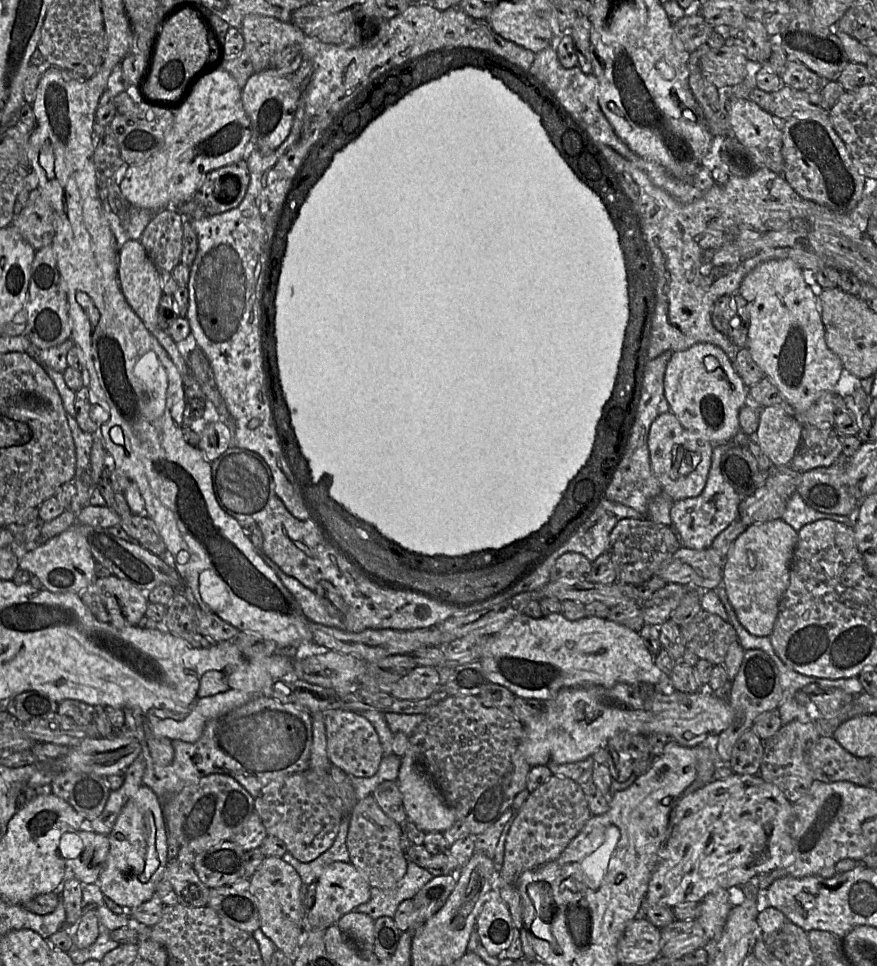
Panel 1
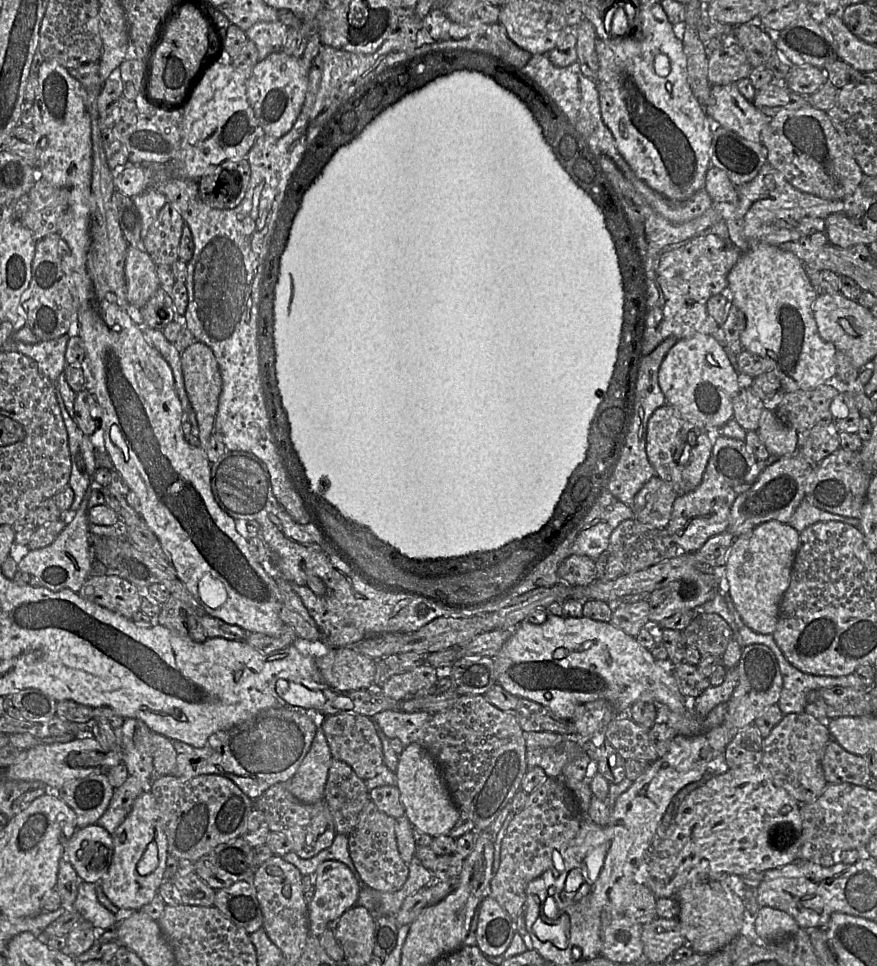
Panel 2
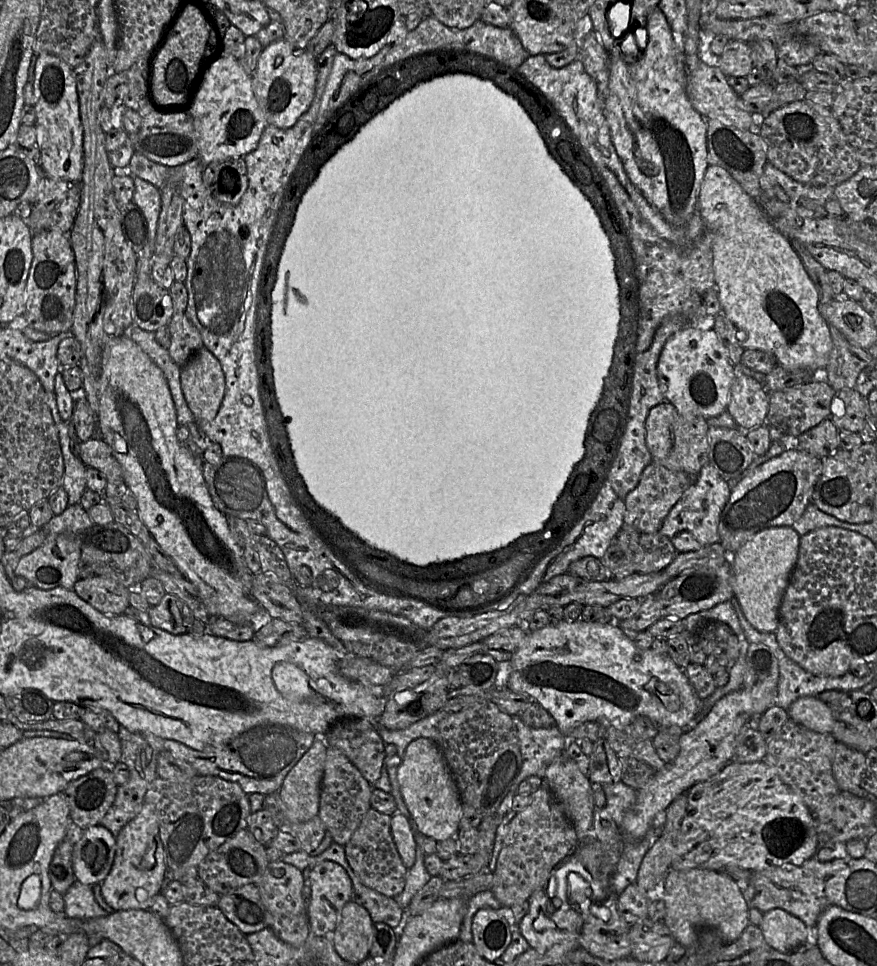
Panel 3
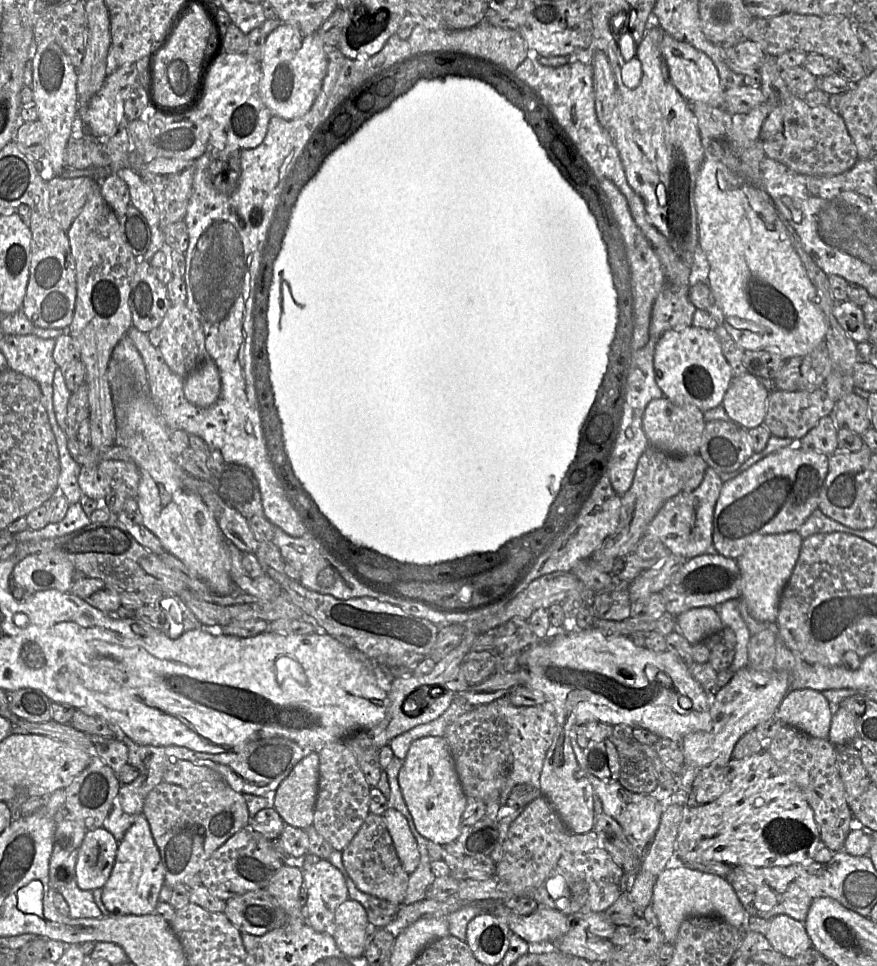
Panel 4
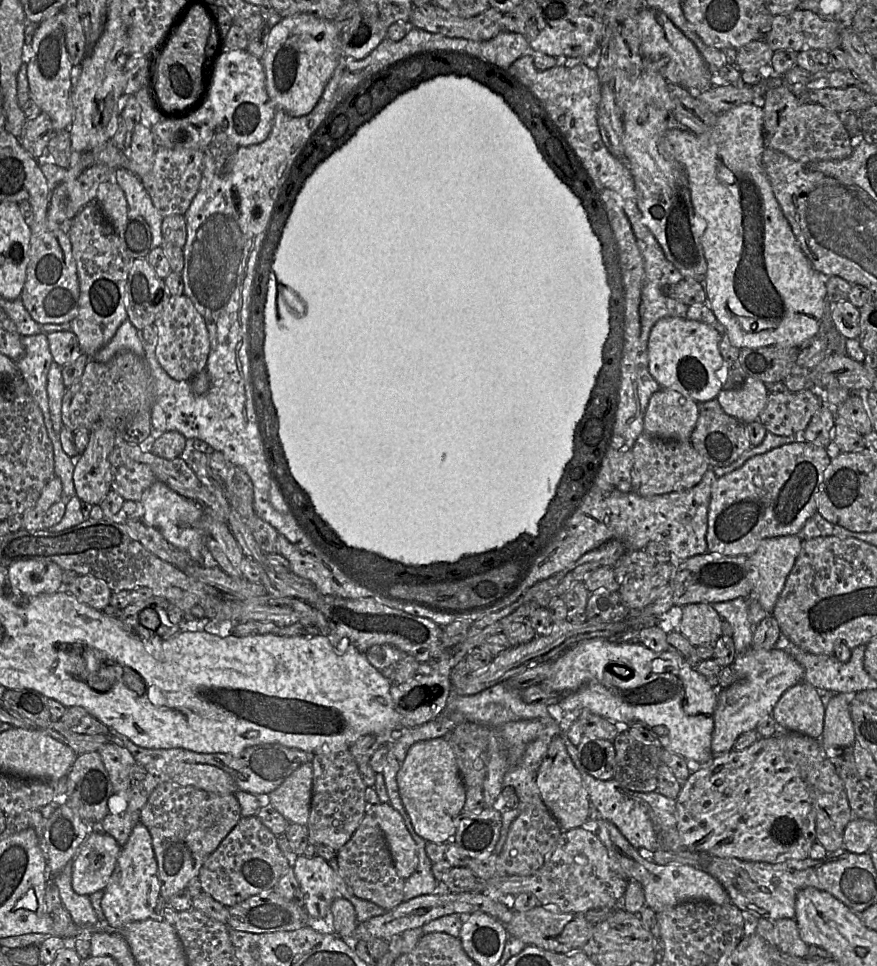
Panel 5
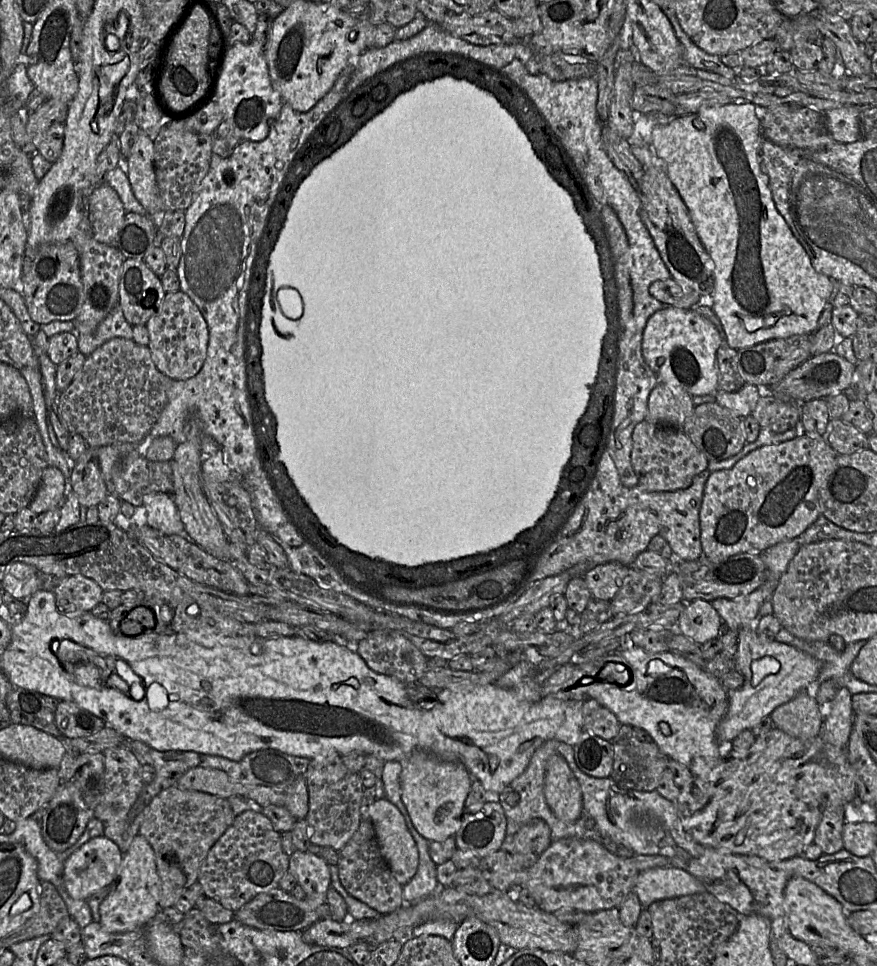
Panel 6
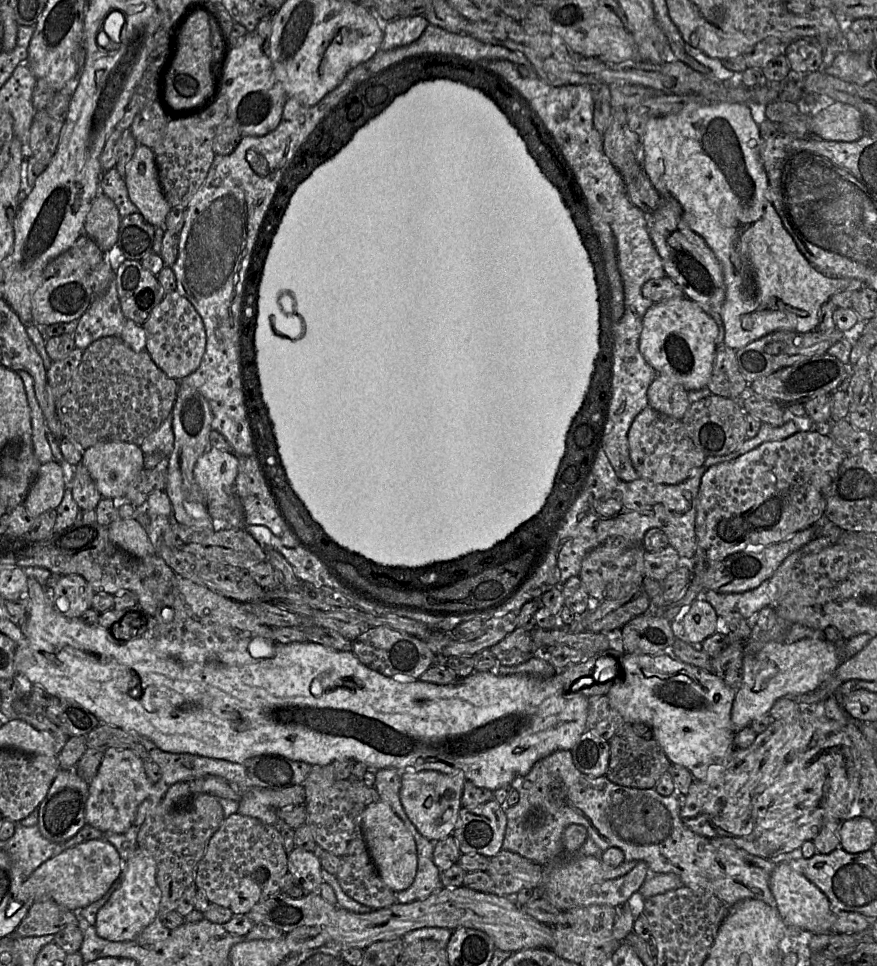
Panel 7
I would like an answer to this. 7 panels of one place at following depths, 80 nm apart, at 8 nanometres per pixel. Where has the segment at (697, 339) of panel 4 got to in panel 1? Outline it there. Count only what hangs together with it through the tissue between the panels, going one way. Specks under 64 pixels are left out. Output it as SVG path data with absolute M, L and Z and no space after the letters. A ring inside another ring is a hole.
M711 343L673 352L666 366L664 395L670 411L685 429L713 445L728 442L740 430L738 414L748 403L747 389L726 353Z

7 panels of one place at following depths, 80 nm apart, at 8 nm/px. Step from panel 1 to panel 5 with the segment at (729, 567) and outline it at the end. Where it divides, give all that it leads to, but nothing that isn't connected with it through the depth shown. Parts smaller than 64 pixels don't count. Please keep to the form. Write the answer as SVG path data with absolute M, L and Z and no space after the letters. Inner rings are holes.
M798 535L767 538L748 556L753 596L769 614L772 614L795 564L801 544Z

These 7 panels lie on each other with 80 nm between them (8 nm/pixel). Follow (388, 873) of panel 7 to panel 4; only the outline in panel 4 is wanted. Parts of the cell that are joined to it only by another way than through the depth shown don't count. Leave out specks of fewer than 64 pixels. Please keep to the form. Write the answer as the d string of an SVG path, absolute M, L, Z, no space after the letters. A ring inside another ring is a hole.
M388 807L382 818L393 840L395 850L406 873L411 874L419 864L419 850L407 819L394 807Z

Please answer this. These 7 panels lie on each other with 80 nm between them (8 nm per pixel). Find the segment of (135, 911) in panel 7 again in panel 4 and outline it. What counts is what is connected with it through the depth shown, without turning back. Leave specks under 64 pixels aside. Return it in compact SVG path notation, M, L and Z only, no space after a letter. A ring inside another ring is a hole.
M141 814L119 842L114 867L103 887L102 900L111 915L155 913L164 883L164 867L160 852L154 842L148 821Z

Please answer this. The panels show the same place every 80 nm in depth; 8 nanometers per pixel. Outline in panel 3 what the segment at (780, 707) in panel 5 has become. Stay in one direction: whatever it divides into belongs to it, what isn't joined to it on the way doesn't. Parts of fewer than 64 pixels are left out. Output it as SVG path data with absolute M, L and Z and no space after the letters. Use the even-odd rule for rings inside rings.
M815 696L798 698L787 712L791 720L818 733L831 733L836 721L829 705Z

